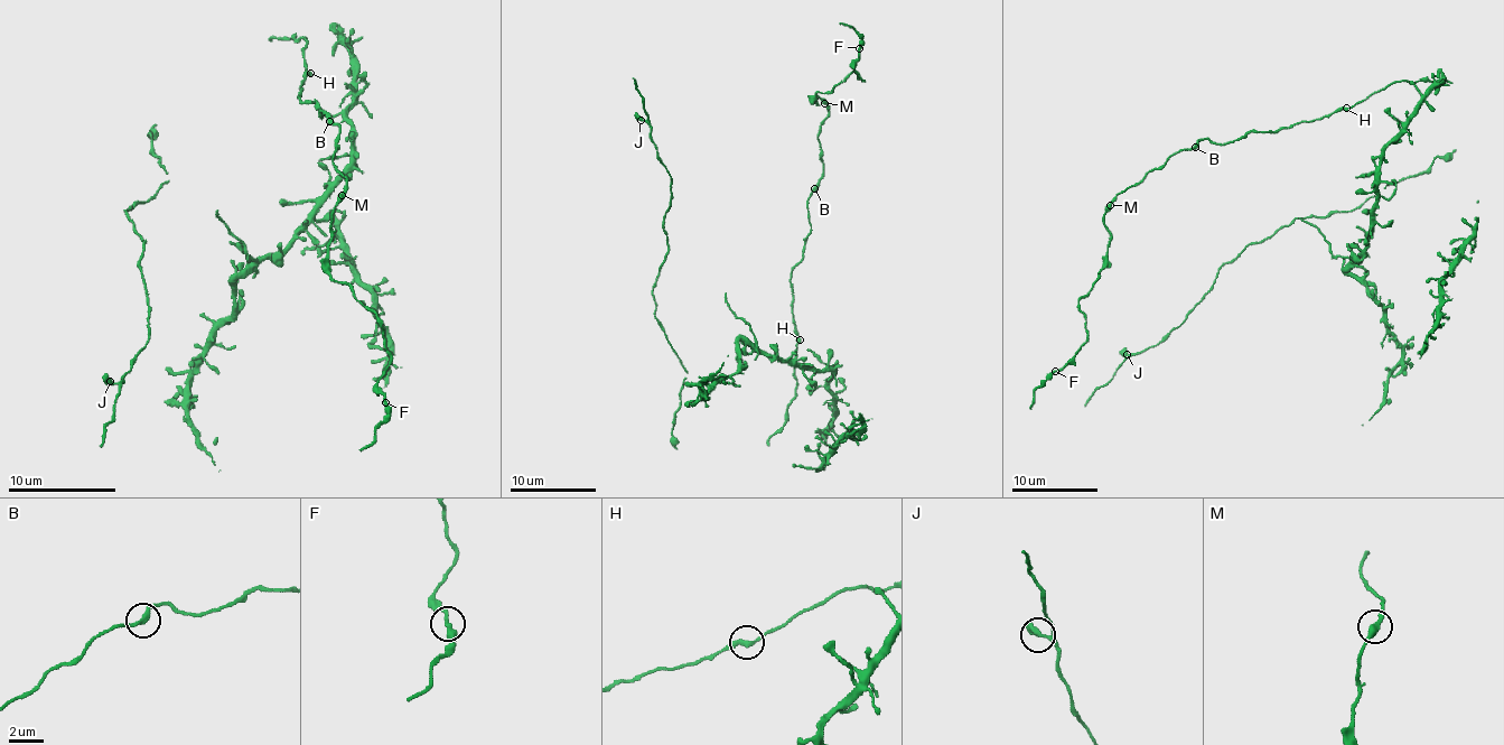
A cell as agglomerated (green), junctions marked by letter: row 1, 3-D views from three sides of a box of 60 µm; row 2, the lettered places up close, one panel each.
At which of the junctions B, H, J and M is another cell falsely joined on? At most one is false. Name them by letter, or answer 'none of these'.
none of these

